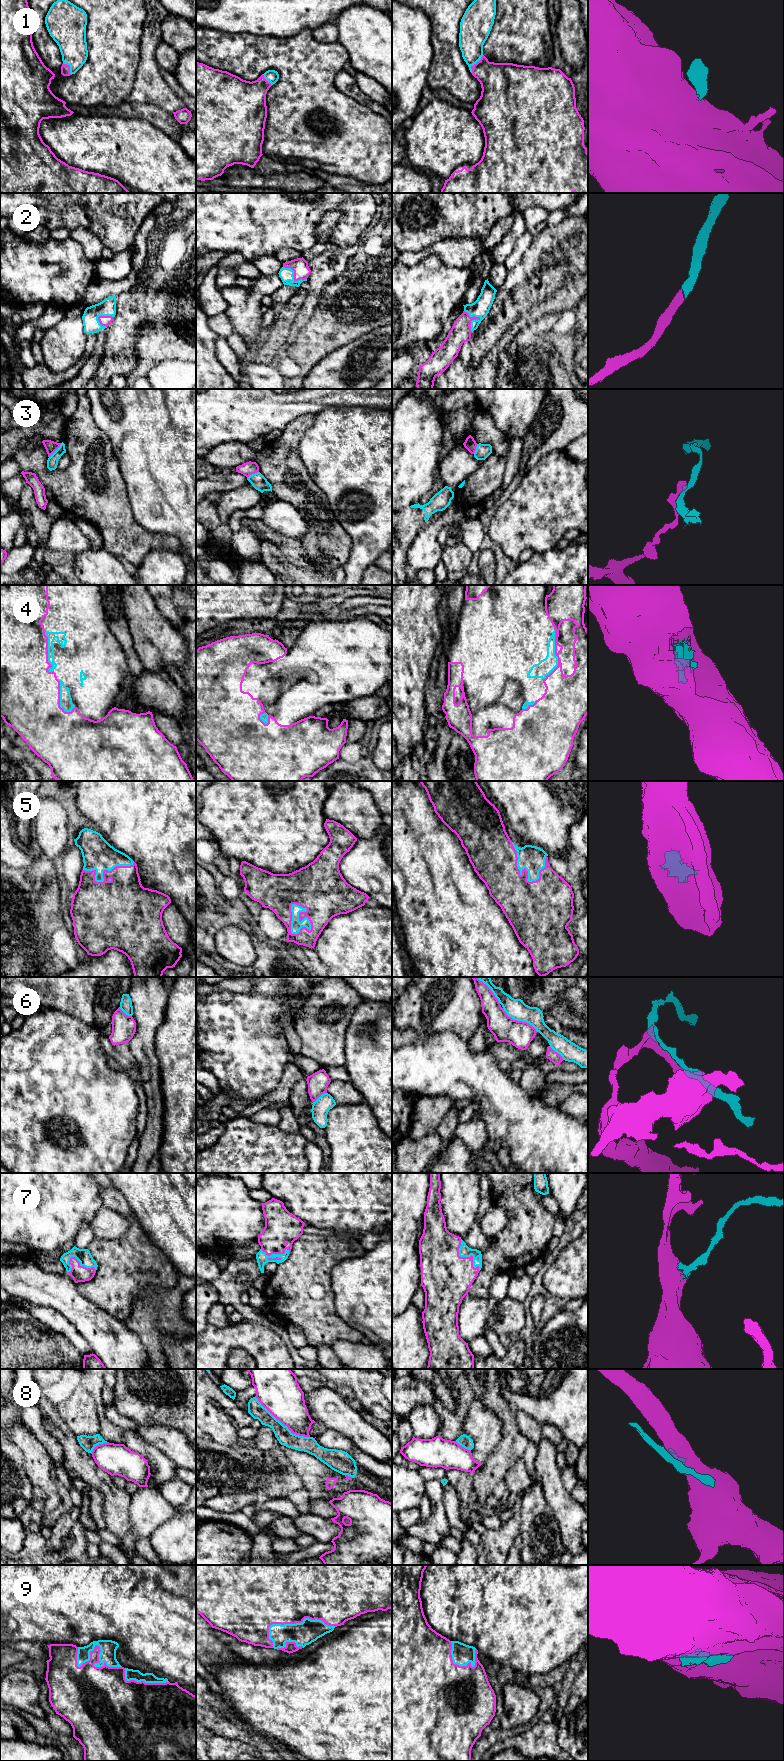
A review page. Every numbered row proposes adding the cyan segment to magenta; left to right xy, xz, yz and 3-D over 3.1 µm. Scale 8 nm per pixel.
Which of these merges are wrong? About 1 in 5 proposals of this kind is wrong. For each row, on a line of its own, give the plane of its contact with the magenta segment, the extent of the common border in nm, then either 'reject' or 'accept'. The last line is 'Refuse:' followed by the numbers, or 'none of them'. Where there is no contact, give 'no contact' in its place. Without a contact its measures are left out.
1: meets magenta in yz; contact 170 nm long; accept
2: meets magenta in yz; contact 190 nm long; accept
3: meets magenta in xy; contact 160 nm long; reject
4: meets magenta in yz; contact 420 nm long; accept
5: meets magenta in xz; contact 280 nm long; accept
6: meets magenta in yz; contact 340 nm long; reject
7: meets magenta in xz; contact 240 nm long; accept
8: meets magenta in xz; contact 550 nm long; reject
9: meets magenta in xy; contact 400 nm long; accept
Refuse: 3, 6, 8

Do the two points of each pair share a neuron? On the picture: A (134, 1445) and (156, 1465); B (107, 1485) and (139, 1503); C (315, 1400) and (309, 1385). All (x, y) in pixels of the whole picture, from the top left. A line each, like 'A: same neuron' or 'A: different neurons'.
A: same neuron
B: different neurons
C: different neurons

